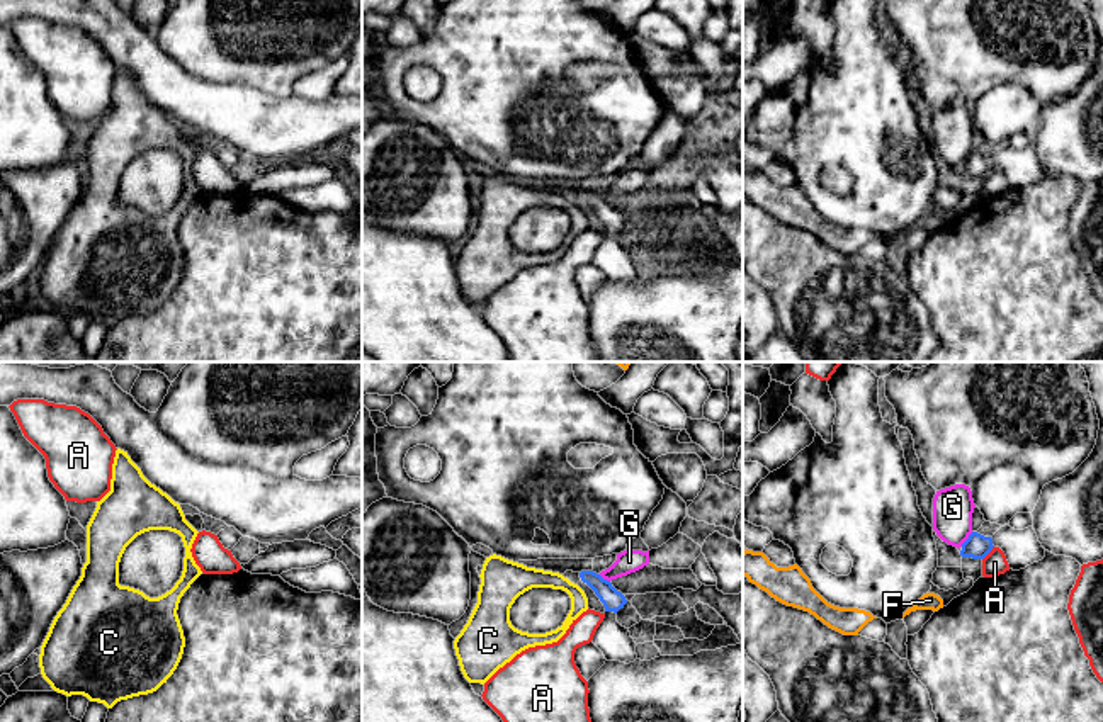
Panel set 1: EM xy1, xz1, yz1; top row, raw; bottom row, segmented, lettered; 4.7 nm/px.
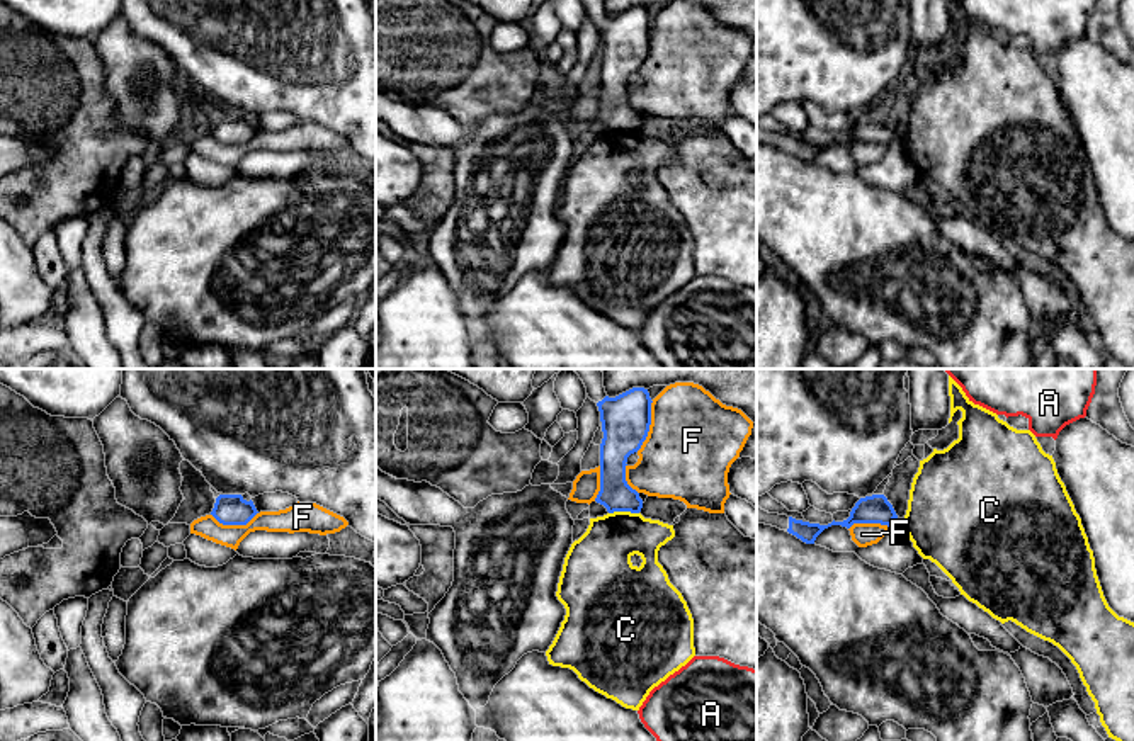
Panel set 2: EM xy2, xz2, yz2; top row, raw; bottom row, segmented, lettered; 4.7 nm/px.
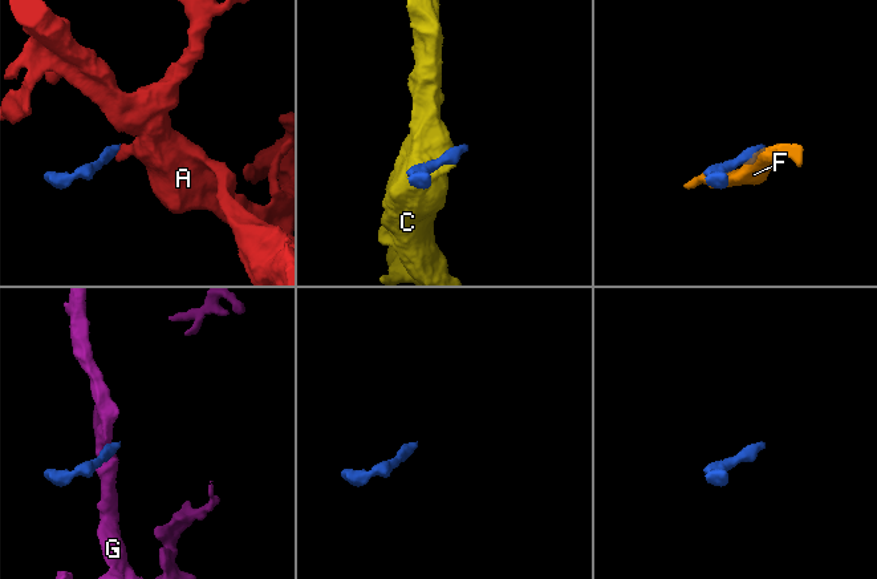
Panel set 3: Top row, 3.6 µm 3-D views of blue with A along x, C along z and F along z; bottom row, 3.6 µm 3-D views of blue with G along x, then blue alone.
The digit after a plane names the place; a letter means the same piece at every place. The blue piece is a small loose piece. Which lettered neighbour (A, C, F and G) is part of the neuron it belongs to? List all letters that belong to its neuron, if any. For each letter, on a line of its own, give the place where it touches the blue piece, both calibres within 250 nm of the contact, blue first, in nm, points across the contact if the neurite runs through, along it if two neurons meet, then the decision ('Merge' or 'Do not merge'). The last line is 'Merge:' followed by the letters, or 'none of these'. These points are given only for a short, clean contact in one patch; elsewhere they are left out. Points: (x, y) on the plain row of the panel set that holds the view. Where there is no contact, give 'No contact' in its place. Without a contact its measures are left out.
A: Touches blue at yz1 (989, 170). Thickness 120 nm (blue) against 110 nm. Boundary: yz1 (993, 165), (983, 179). Do not merge
C: Touches blue at xz2 (623, 130). Thickness 160 nm (blue) against 280 nm. Do not merge
F: Touches blue at xz2 (648, 46). Thickness 240 nm (blue) against 420 nm. Do not merge
G: Touches blue at yz1 (967, 158). Thickness 120 nm (blue) against 190 nm. Boundary: yz1 (972, 152), (961, 165). Do not merge
Merge: none of these

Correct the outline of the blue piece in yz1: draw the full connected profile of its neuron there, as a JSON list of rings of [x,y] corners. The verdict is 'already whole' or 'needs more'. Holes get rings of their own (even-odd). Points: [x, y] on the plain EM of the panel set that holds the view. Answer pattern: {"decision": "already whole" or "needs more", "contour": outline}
{"decision": "needs more", "contour": [[[1010,144],[1001,146],[993,156],[984,156],[972,151],[962,163],[960,175],[972,178],[984,178],[994,166],[999,166],[1010,189],[1020,190],[1045,177],[1045,168],[1038,161],[1033,146],[1015,149]]]}

